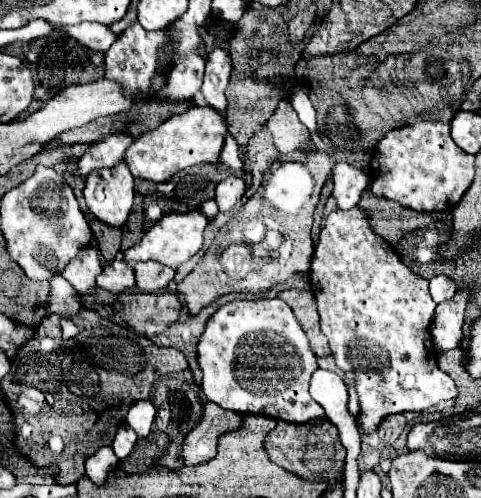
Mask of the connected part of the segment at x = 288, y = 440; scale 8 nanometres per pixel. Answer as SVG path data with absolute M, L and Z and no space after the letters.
M279 420L277 426L265 438L265 452L281 468L289 468L289 472L299 472L299 476L307 476L309 480L337 476L345 464L345 448L339 440L337 428L329 420L317 420L315 424L321 426L313 426L313 422L291 424Z

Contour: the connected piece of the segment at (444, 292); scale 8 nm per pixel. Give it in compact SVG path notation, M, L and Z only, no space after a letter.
M437 276L437 278L431 278L429 280L429 288L431 288L431 296L433 300L439 304L443 300L451 300L451 296L455 296L457 292L457 286L451 278L447 276Z

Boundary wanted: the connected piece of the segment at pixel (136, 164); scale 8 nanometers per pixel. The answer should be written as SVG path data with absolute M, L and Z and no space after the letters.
M193 102L183 114L175 114L155 130L135 138L125 152L125 160L135 178L145 178L155 183L166 182L186 167L195 164L219 164L225 134L227 124L223 116L209 104Z

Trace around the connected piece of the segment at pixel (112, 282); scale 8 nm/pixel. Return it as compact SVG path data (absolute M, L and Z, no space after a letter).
M115 258L103 266L103 272L97 278L97 286L105 288L109 292L115 292L115 294L133 290L135 288L135 272L129 262Z

